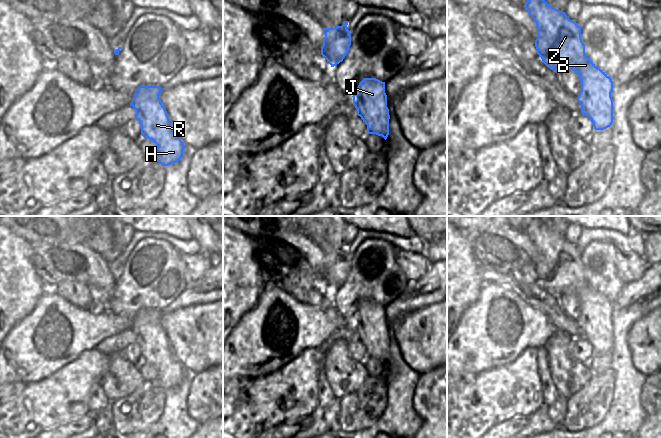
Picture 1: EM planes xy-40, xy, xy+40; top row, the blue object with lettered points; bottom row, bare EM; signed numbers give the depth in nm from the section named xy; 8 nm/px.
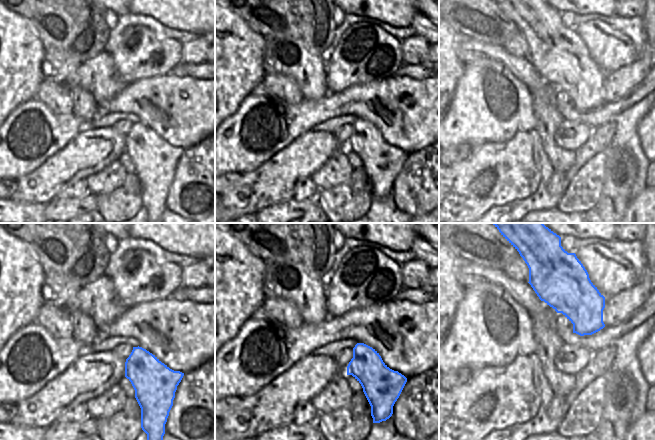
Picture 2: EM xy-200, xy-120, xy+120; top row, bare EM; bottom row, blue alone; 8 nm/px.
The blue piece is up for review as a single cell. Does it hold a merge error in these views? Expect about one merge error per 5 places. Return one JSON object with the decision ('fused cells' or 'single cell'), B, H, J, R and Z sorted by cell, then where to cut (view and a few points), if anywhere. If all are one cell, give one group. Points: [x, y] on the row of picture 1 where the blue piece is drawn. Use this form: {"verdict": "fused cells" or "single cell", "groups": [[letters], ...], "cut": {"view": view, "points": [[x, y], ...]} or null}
{"verdict": "single cell", "groups": [["B", "H", "J", "R", "Z"]], "cut": null}

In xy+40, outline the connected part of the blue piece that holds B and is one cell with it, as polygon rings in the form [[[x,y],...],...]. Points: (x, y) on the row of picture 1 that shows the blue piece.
[[[527,0],[523,7],[537,25],[535,47],[543,63],[556,72],[560,70],[574,70],[579,75],[581,81],[581,91],[577,97],[577,101],[581,105],[581,114],[591,119],[595,130],[604,130],[610,127],[613,123],[613,99],[611,97],[613,81],[587,57],[585,45],[581,39],[581,26],[578,26],[575,21],[570,20],[565,12],[550,6],[545,0]]]

